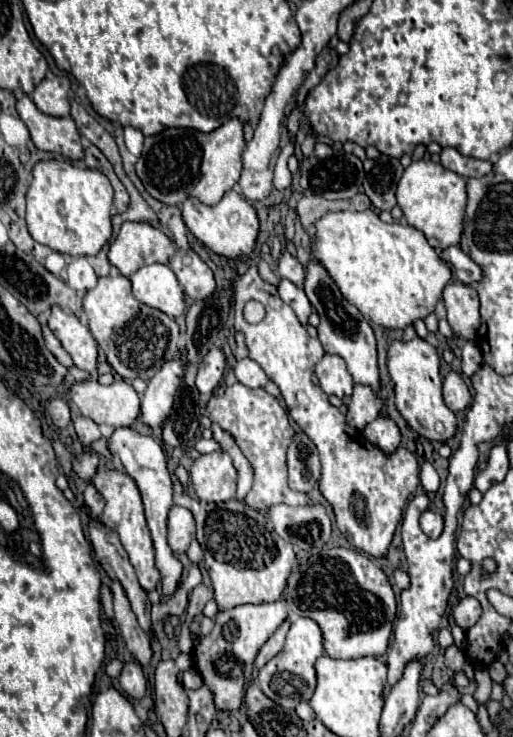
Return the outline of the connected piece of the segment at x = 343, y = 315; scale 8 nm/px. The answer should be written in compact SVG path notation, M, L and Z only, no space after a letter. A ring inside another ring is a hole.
M309 261L309 265L307 265L305 295L321 317L317 331L319 331L319 341L321 341L325 353L333 353L333 355L343 357L353 381L367 385L375 393L379 393L381 381L379 381L379 369L377 369L377 347L375 347L373 329L363 319L359 309L341 297L341 291L333 283L333 279L325 273L325 269L321 269L321 265L317 261Z

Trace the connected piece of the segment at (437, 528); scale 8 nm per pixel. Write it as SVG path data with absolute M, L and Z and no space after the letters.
M431 509L423 511L421 517L419 517L419 523L421 523L421 529L427 537L431 539L437 539L441 535L441 529L443 529L443 517Z

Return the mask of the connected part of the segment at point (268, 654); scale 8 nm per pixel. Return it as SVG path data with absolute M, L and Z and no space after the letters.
M285 619L285 623L267 639L267 643L259 649L259 653L257 653L257 657L255 657L255 667L257 669L261 669L269 659L273 659L281 649L283 649L283 645L285 645L285 633L289 631L289 625L291 625L291 621L289 619Z

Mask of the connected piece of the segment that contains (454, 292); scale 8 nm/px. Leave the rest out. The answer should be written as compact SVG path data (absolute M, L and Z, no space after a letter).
M453 281L443 289L447 321L457 339L475 339L479 329L477 291L461 281Z

